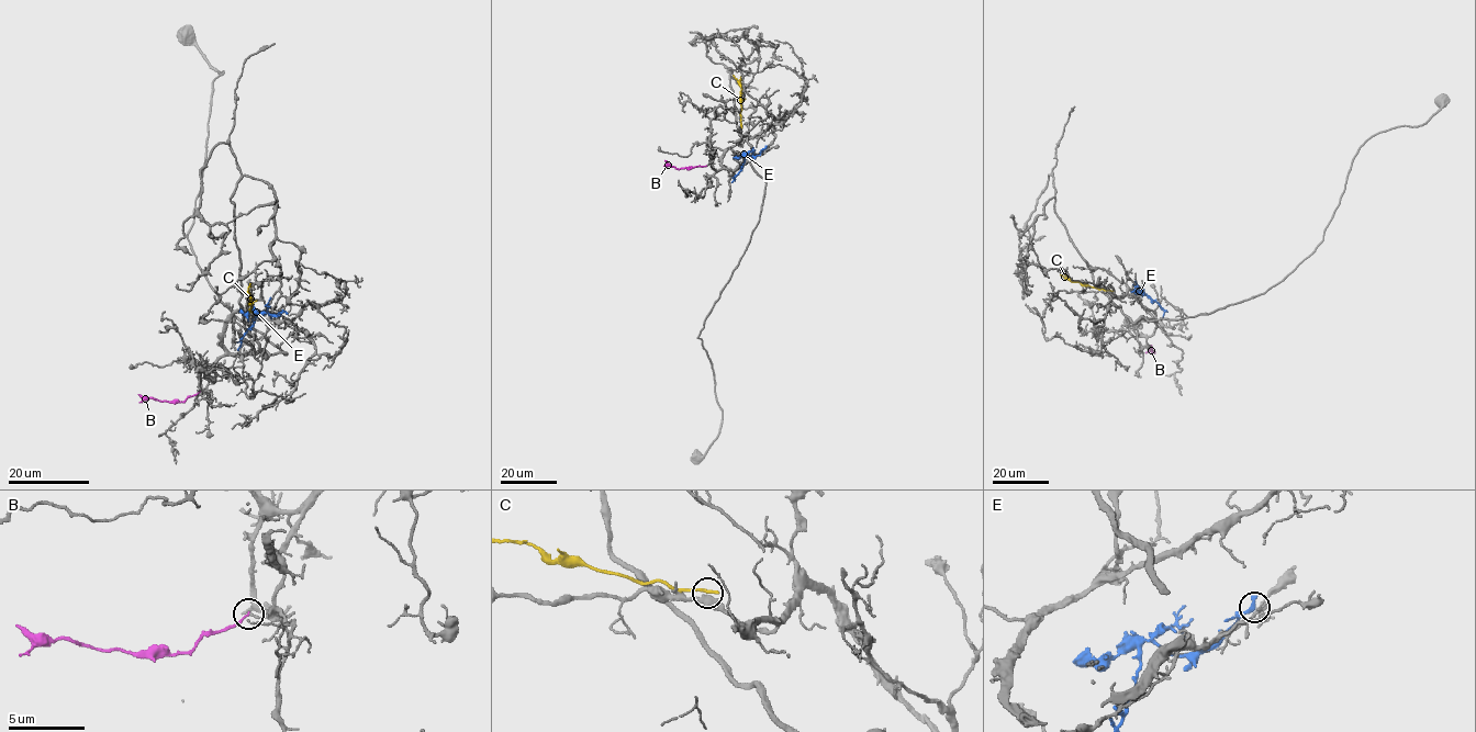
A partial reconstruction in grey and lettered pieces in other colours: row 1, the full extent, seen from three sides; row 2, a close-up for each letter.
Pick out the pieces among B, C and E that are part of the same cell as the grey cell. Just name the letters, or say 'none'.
B

